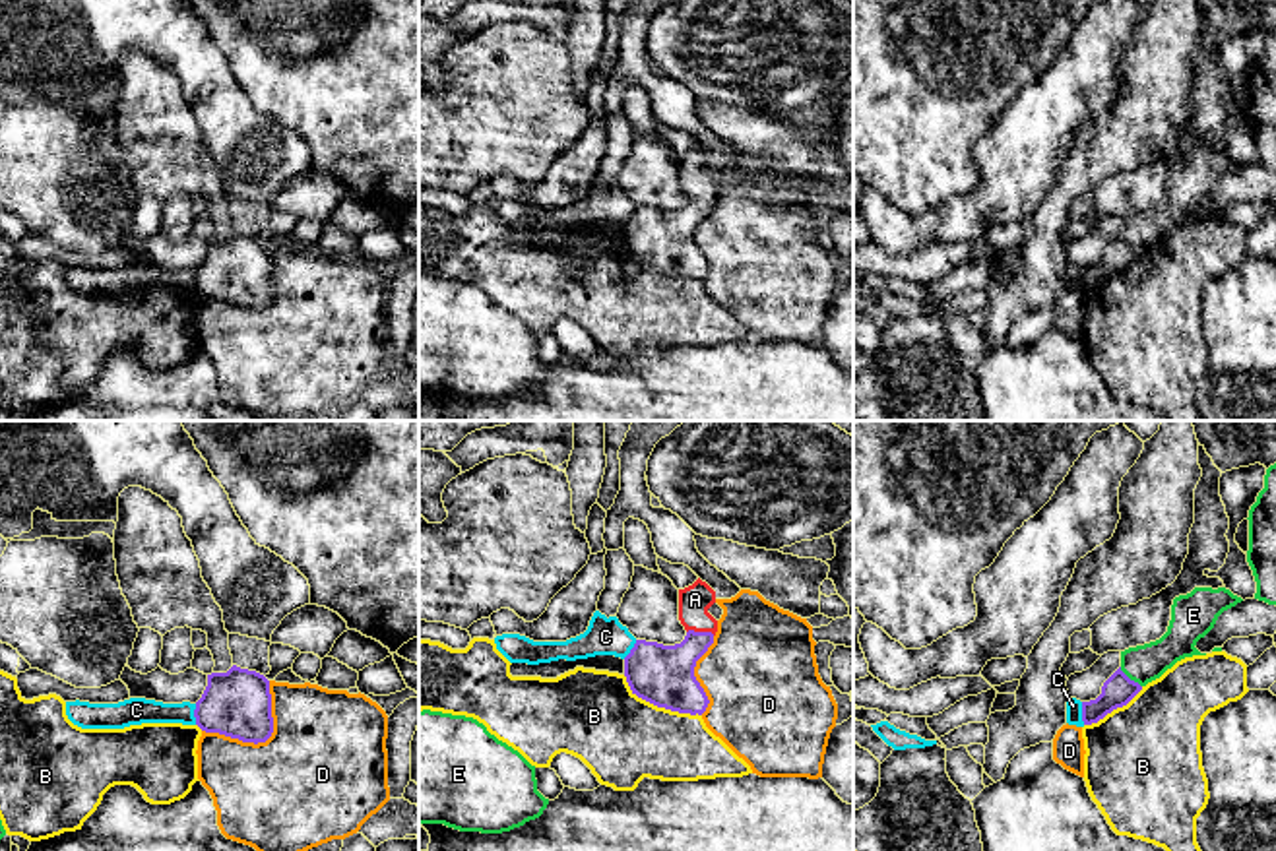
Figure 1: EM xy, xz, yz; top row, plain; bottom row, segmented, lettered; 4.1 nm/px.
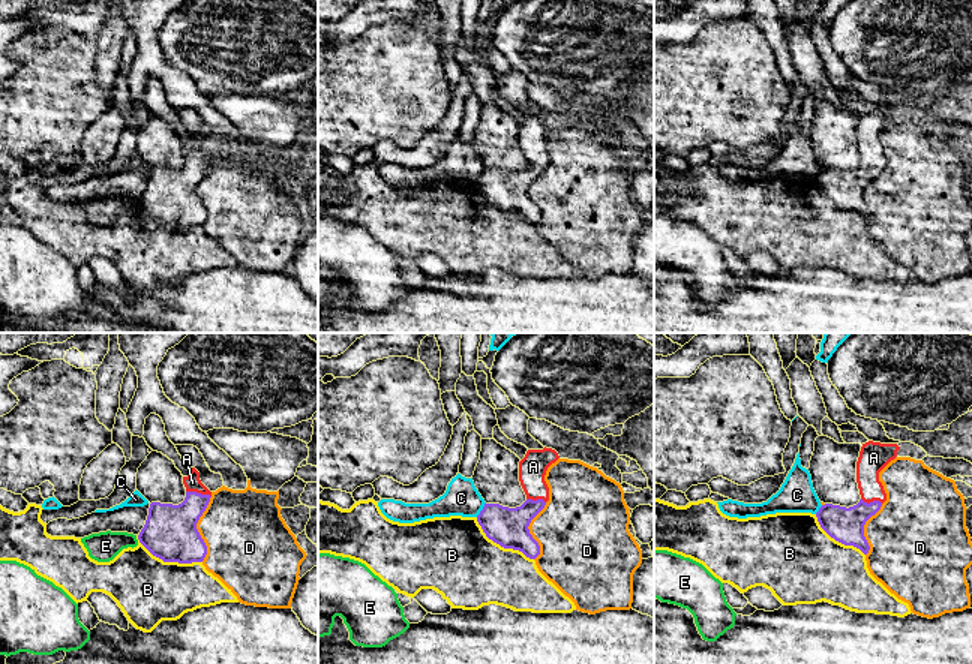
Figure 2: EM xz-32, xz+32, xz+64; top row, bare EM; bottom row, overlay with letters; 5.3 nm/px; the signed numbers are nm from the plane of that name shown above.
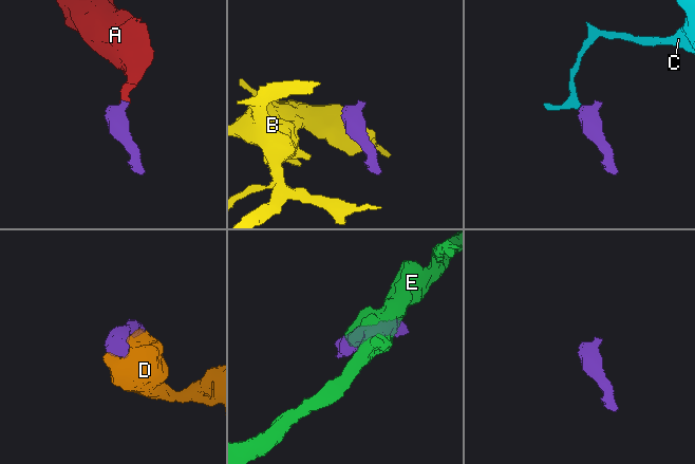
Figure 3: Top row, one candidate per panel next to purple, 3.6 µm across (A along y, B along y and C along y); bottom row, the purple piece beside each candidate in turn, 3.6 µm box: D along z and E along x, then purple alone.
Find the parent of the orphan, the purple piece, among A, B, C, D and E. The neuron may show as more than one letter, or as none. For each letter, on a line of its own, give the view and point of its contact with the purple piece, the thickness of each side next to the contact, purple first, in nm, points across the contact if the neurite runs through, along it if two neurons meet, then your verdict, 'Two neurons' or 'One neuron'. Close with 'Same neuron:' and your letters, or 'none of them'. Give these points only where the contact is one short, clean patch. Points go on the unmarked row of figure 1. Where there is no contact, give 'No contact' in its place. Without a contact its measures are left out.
A: Touches purple at xz (701, 198). Thickness 260 nm (purple) against 130 nm. Path across: xz (664, 241), (697, 208), (701, 198), (695, 183), (695, 165). One neuron
B: Touches purple at xz (660, 272). Thickness 260 nm (purple) against 360 nm. Two neurons
C: Touches purple at yz (1083, 280). Thickness 140 nm (purple) against 60 nm. Boundary: yz (1081, 268), (1081, 285), (1084, 289). Two neurons
D: Touches purple at xy (262, 307). Thickness 280 nm (purple) against 480 nm. Two neurons
E: Touches purple at yz (1129, 245). Thickness 140 nm (purple) against 160 nm. Boundary: yz (1119, 233), (1141, 252). Two neurons
Same neuron: A

